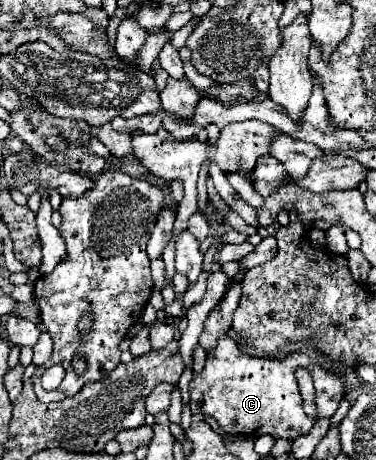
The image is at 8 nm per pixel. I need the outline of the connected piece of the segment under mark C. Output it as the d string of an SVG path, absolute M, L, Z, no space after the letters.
M227 334L221 336L217 346L207 352L203 370L191 380L191 412L213 416L219 426L233 436L259 438L269 434L273 438L295 440L303 434L309 434L315 418L309 418L303 412L303 400L295 380L297 366L303 366L313 374L313 382L317 388L317 418L333 416L345 392L345 380L341 376L325 370L315 360L299 352L293 352L285 358L247 356Z

